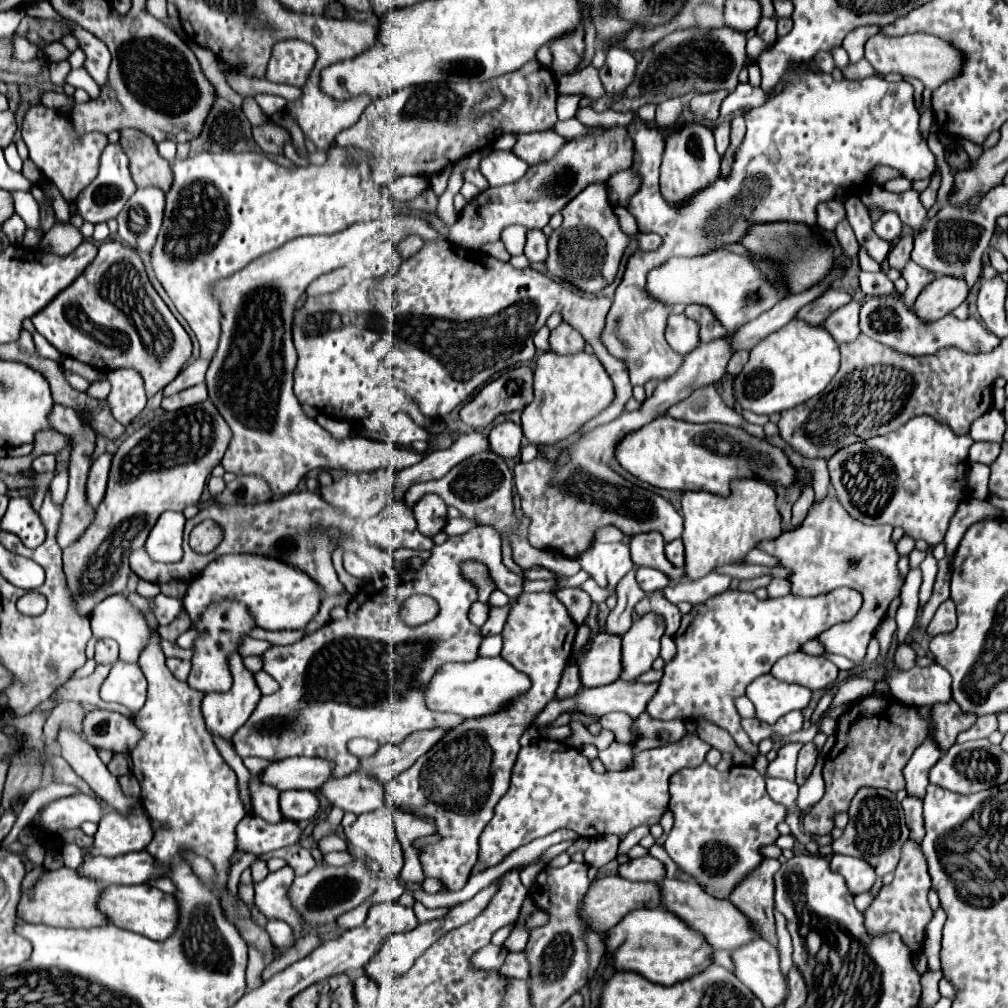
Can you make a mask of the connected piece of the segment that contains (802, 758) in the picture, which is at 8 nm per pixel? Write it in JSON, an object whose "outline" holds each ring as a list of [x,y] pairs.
{"outline":[[[813,742],[805,744],[799,752],[799,758],[797,758],[797,776],[795,776],[795,782],[799,786],[803,786],[807,782],[807,778],[811,776],[811,770],[815,766],[815,758],[817,758],[817,752],[815,752],[815,746]]]}

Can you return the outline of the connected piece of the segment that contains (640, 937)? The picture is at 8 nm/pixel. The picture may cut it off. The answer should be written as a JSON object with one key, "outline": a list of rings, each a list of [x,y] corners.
{"outline":[[[663,906],[629,912],[615,928],[607,932],[607,950],[611,954],[611,964],[617,970],[633,970],[647,980],[665,986],[689,980],[713,964],[713,952],[705,940]]]}

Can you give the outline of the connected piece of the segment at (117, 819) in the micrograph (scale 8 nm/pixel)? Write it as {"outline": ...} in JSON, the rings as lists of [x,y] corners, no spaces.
{"outline":[[[107,812],[93,838],[93,846],[87,848],[91,856],[115,858],[145,850],[153,840],[153,832],[143,816],[139,816],[139,820],[123,820],[123,816],[115,816],[115,812]]]}

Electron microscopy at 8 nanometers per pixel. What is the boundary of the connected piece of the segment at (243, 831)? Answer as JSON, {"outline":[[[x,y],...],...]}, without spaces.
{"outline":[[[247,814],[237,826],[237,852],[261,856],[291,844],[297,844],[303,830],[291,818],[281,818],[277,824],[265,822],[257,814]]]}

